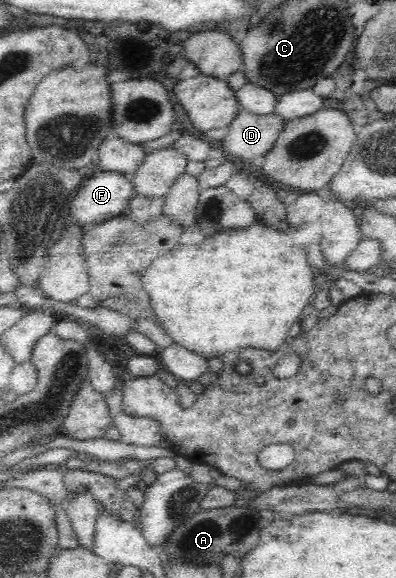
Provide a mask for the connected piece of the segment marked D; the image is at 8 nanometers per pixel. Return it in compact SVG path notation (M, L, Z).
M240 110L229 124L227 135L220 144L230 152L230 159L250 163L253 158L264 156L274 146L286 123L284 117L276 113L257 115Z

